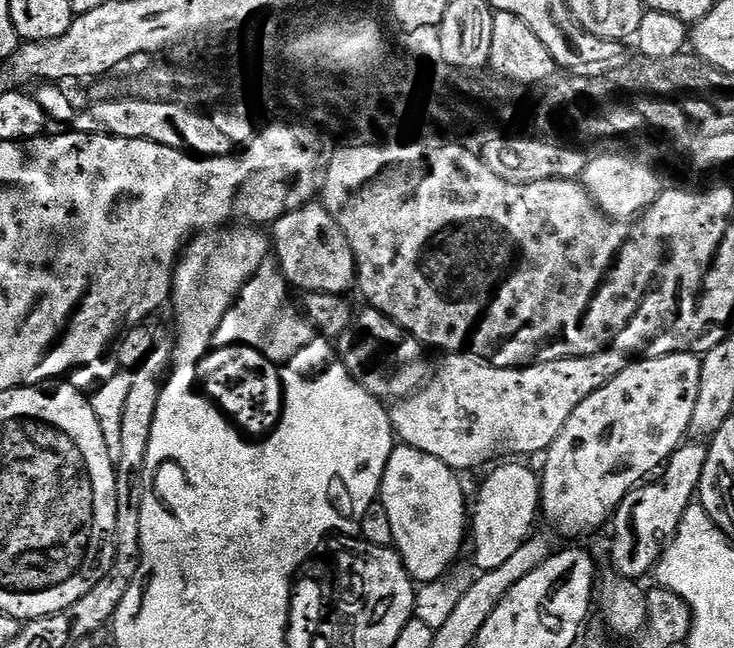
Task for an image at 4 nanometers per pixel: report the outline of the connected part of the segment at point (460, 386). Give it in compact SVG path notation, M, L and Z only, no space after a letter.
M615 350L599 352L593 356L571 356L561 360L551 360L550 362L533 364L527 368L499 368L493 364L488 364L485 360L477 360L471 354L448 354L443 359L444 361L440 364L440 373L437 376L435 373L431 383L413 396L395 401L391 405L390 415L392 417L392 431L399 443L414 446L414 450L422 450L422 454L434 454L434 458L446 462L446 466L450 466L452 471L457 474L465 474L464 472L470 471L471 468L480 468L483 464L489 463L488 465L491 465L493 463L491 460L495 456L504 456L500 458L528 458L524 456L538 455L537 457L539 457L541 454L547 453L548 447L554 442L554 438L558 438L558 434L562 434L562 426L566 426L566 422L570 422L570 414L574 414L574 410L578 410L578 406L582 406L582 402L586 402L586 398L590 398L590 394L594 394L594 390L602 390L602 386L606 386L606 382L614 382L614 378L618 378L618 374L622 374L622 370L627 368L630 363L629 357L625 353Z

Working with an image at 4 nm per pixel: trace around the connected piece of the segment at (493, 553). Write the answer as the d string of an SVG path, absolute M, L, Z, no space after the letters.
M504 462L501 468L493 467L480 493L476 496L476 508L470 512L470 548L476 555L477 569L489 572L508 559L533 535L532 527L540 512L540 481L524 462Z

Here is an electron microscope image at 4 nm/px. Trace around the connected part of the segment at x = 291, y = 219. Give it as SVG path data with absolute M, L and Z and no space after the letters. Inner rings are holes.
M313 202L305 204L304 207L286 214L282 218L278 218L276 223L271 225L270 228L270 243L276 253L276 263L279 264L284 279L288 281L293 289L300 288L299 291L301 293L321 292L322 294L338 294L339 296L343 296L349 291L348 287L353 287L356 284L356 259L350 250L350 242L346 238L346 234L342 234L342 226L338 226L338 222L334 222L334 218L325 210L323 203Z

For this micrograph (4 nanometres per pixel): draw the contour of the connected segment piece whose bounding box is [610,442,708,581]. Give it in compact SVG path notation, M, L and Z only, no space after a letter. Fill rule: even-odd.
M704 442L688 443L681 443L668 457L655 479L633 488L616 507L610 521L612 564L620 571L619 575L623 579L639 581L640 576L646 575L647 572L649 575L655 569L656 563L660 561L660 555L668 547L668 541L674 538L682 522L682 514L686 514L686 510L697 499L702 466L706 466L708 445Z

